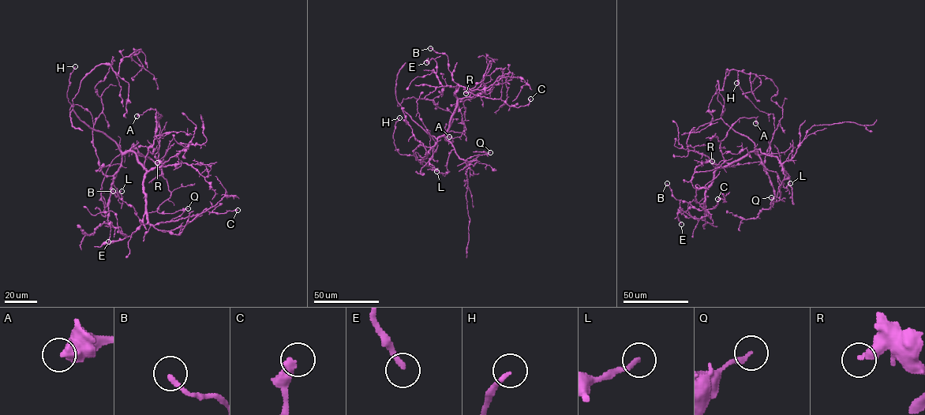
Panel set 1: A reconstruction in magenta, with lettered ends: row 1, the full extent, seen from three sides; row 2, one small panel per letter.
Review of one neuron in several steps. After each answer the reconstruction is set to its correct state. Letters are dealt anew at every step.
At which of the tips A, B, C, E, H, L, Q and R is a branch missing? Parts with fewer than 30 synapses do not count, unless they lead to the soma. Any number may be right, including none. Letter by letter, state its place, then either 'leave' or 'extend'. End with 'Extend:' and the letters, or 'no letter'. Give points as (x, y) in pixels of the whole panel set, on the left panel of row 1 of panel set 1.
A: at (136, 116); leave
B: at (113, 191); leave
C: at (237, 210); leave
E: at (108, 241); leave
H: at (75, 66); leave
L: at (121, 191); leave
Q: at (188, 208); leave
R: at (157, 162); leave
Extend: no letter

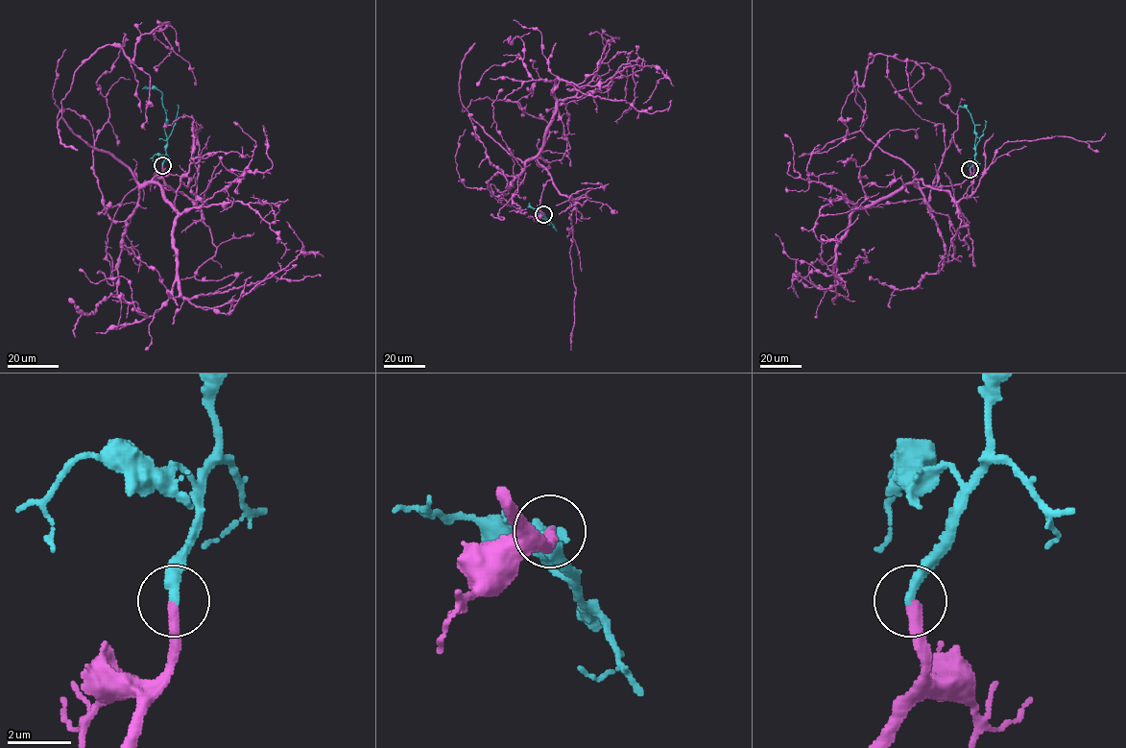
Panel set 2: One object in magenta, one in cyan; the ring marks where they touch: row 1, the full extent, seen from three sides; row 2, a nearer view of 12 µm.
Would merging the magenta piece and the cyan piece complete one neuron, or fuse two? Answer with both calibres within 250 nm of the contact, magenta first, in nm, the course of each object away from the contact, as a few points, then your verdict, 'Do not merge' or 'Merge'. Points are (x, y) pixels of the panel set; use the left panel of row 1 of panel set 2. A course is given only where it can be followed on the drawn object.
Thickness 360 nm (magenta) against 320 nm. Course of magenta: (162, 166), (172, 189), (139, 183), (61, 116), (98, 49), (131, 61), (168, 22), (156, 69). Course of cyan: (162, 166), (167, 136), (162, 93), (157, 89), (145, 88). Merge

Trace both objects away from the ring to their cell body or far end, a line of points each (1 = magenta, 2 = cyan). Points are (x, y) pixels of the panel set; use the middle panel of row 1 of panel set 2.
1: (543, 214), (548, 171), (509, 155), (462, 105), (509, 100), (543, 119), (537, 164), (550, 168), (539, 138)
2: (543, 214), (547, 220), (539, 210), (531, 208), (529, 203)

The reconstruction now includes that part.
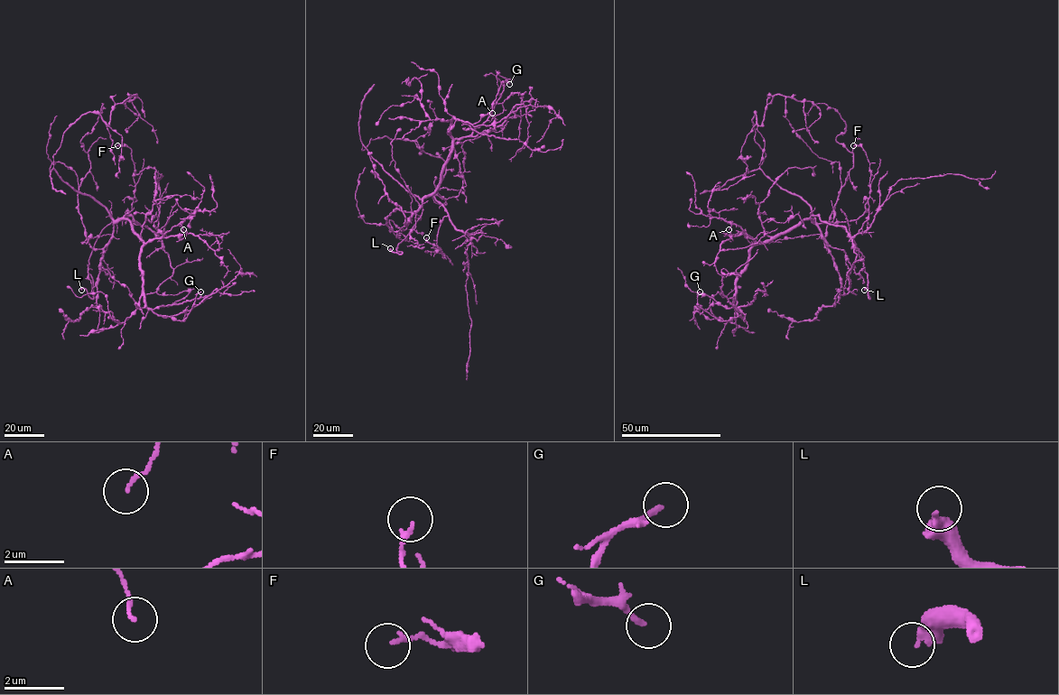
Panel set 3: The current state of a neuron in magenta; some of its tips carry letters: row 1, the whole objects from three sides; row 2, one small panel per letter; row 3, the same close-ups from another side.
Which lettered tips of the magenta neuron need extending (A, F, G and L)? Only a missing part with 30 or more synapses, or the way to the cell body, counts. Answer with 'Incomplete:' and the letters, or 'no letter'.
Incomplete: L

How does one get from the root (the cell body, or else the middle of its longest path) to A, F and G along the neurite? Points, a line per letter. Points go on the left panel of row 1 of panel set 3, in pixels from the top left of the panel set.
A: (105, 208), (113, 219), (126, 219), (145, 243), (160, 238), (178, 224), (183, 229)
F: (105, 208), (115, 220), (130, 216), (139, 224), (130, 221), (127, 217), (135, 189), (131, 150), (117, 145)
G: (105, 208), (113, 219), (126, 219), (142, 239), (140, 271), (147, 307), (159, 315), (183, 320), (200, 291)

